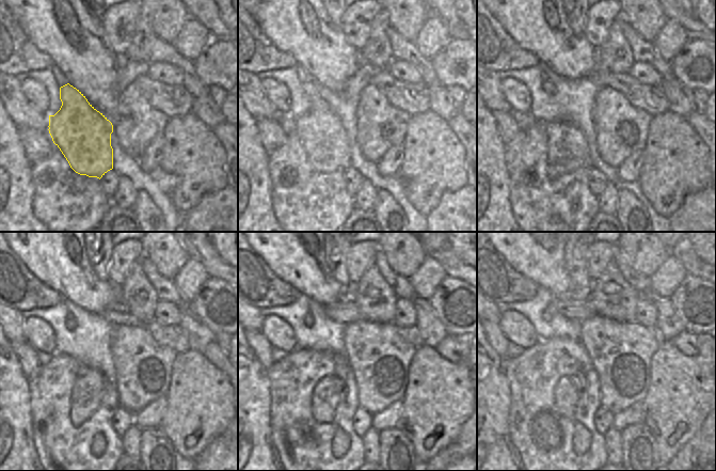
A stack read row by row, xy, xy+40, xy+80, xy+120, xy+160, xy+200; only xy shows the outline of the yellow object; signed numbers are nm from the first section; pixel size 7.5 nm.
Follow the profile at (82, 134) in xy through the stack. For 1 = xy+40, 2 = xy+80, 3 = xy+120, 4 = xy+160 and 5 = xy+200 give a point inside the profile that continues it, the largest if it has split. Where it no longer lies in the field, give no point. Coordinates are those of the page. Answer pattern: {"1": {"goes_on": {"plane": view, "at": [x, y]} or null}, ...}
{"1": {"goes_on": {"plane": "xy+40", "at": [319, 129]}}, "2": {"goes_on": {"plane": "xy+80", "at": [568, 151]}}, "3": {"goes_on": {"plane": "xy+120", "at": [89, 388]}}, "4": {"goes_on": {"plane": "xy+160", "at": [325, 396]}}, "5": {"goes_on": {"plane": "xy+200", "at": [567, 389]}}}

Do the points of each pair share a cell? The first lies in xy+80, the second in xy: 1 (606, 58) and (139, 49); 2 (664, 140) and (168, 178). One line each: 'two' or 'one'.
1: one
2: two

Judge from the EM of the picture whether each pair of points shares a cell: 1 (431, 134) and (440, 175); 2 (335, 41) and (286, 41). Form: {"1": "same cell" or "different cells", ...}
{"1": "same cell", "2": "same cell"}

